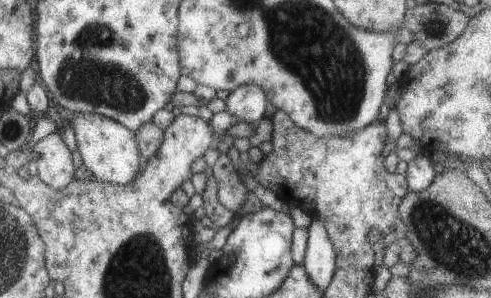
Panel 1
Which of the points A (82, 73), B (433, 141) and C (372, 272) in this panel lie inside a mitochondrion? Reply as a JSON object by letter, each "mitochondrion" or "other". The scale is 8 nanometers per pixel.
{"A":"mitochondrion","B":"other","C":"other"}

